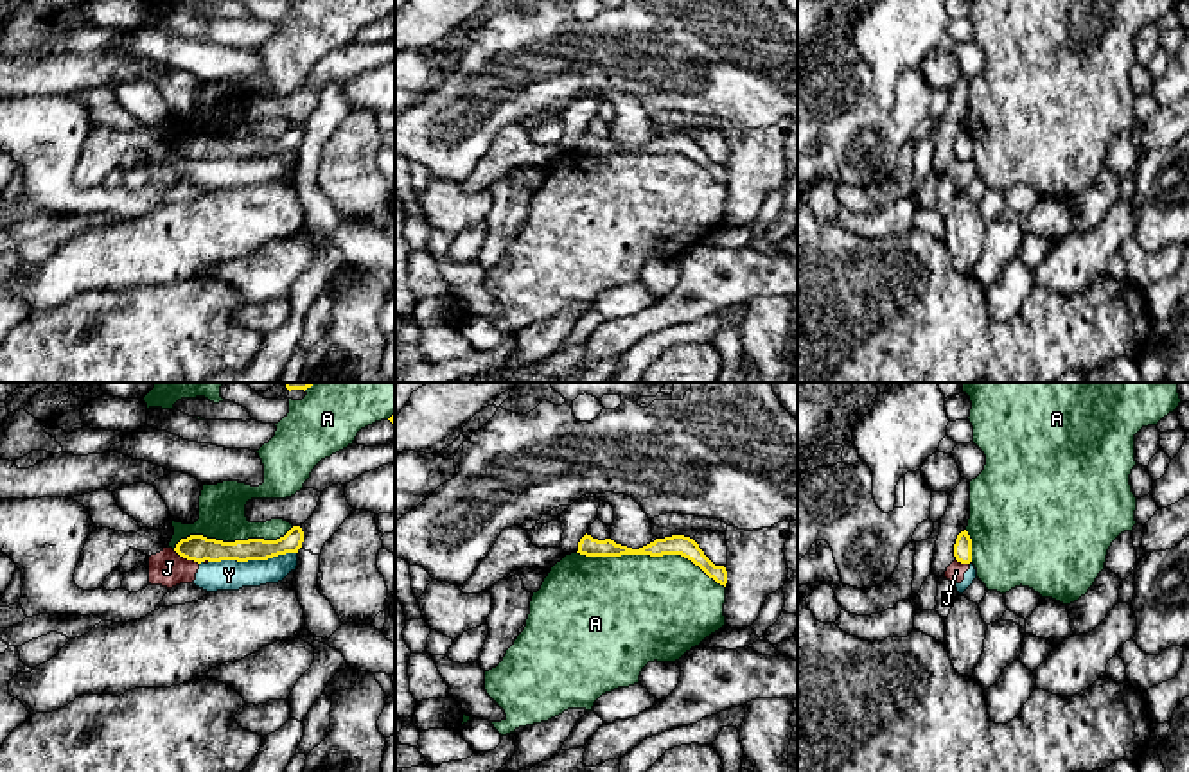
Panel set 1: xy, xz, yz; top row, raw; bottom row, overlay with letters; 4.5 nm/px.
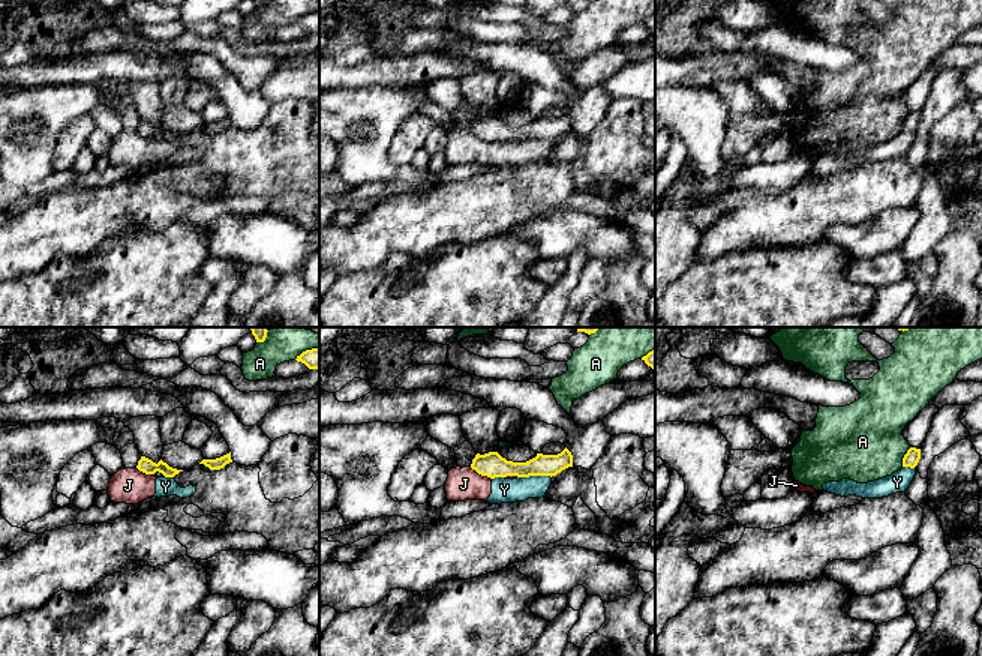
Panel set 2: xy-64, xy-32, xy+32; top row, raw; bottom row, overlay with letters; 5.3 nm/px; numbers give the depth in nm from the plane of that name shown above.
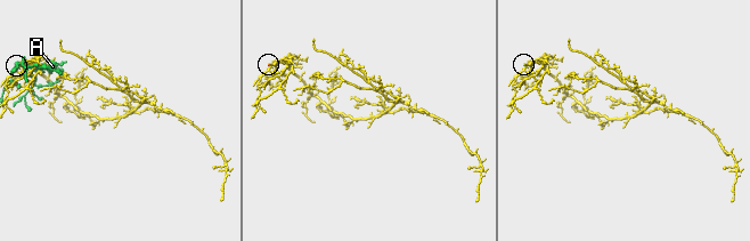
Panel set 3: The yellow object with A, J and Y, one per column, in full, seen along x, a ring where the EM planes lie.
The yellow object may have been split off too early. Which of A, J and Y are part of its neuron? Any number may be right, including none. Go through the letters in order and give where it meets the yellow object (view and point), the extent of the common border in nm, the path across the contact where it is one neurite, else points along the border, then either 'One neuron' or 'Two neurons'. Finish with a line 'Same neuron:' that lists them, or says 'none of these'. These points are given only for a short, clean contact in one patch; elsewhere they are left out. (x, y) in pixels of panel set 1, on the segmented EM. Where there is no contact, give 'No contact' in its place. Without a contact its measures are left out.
A: Touches yellow at xz (651, 555). Shared border 700 nm. Two neurons
J: Touches yellow at xy (185, 557). Shared border 140 nm. Boundary: xy (173, 550), (198, 564). Two neurons
Y: Touches yellow at xy (252, 559). Shared border 400 nm. Boundary: xy (297, 552), (266, 559), (209, 562). Two neurons
Same neuron: none of these

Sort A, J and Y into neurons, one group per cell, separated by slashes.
A / J Y

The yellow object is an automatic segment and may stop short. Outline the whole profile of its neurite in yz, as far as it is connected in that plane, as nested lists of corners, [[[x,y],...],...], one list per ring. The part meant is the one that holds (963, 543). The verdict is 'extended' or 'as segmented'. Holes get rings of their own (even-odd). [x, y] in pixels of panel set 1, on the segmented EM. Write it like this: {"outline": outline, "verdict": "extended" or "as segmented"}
{"outline": [[[961,531],[956,539],[954,544],[954,557],[957,562],[961,564],[970,564],[972,562],[972,539],[968,535],[968,531]]], "verdict": "as segmented"}

